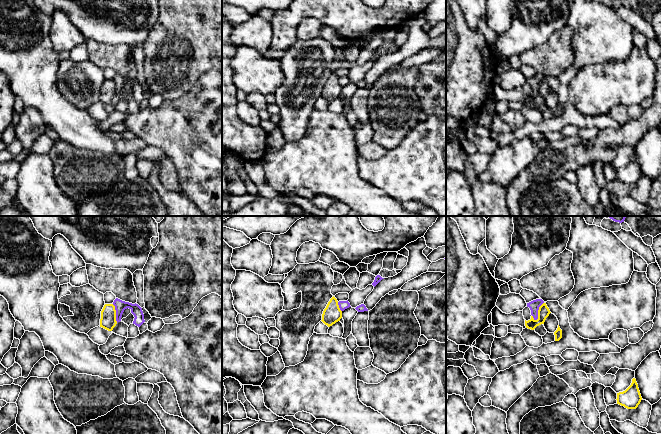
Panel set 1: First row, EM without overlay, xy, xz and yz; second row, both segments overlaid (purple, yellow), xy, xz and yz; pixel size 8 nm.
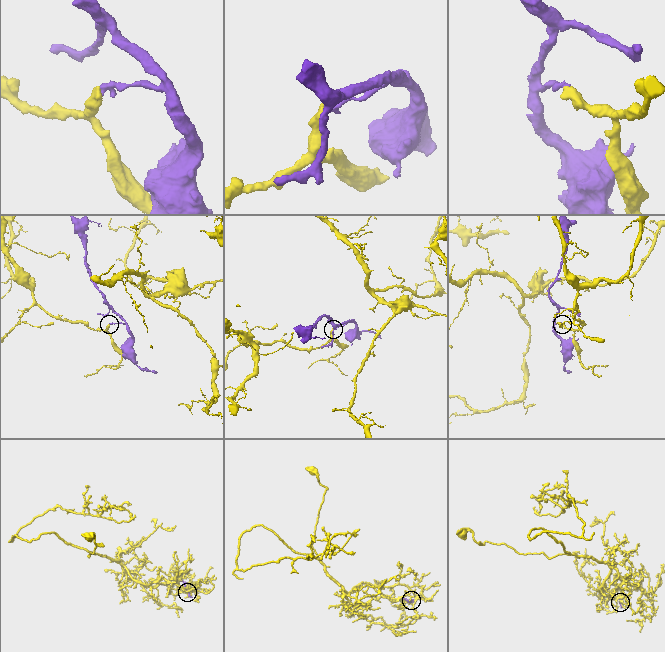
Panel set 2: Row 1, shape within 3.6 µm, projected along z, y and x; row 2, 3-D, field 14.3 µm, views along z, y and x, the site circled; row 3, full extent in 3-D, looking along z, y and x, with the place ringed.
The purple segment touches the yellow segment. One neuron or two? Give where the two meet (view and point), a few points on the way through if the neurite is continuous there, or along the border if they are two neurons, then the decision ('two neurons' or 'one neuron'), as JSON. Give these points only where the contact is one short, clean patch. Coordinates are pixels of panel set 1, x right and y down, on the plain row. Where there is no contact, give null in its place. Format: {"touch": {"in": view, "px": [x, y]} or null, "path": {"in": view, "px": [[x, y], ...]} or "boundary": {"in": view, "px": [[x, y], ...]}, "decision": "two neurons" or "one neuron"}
{"touch": {"in": "yz", "px": [537, 88]}, "boundary": {"in": "yz", "px": [[543, 78], [539, 83], [538, 93], [534, 96]]}, "decision": "two neurons"}

